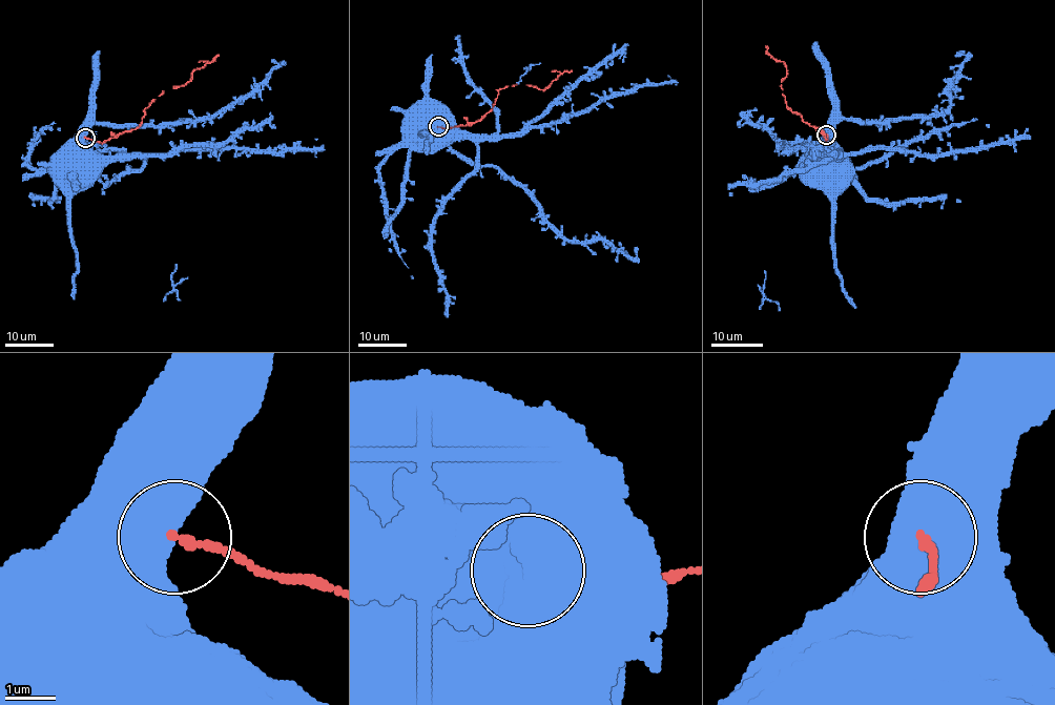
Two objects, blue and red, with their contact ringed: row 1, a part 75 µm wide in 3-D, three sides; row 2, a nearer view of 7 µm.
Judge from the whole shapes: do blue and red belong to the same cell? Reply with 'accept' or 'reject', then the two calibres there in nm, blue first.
reject | 950/170 nm

